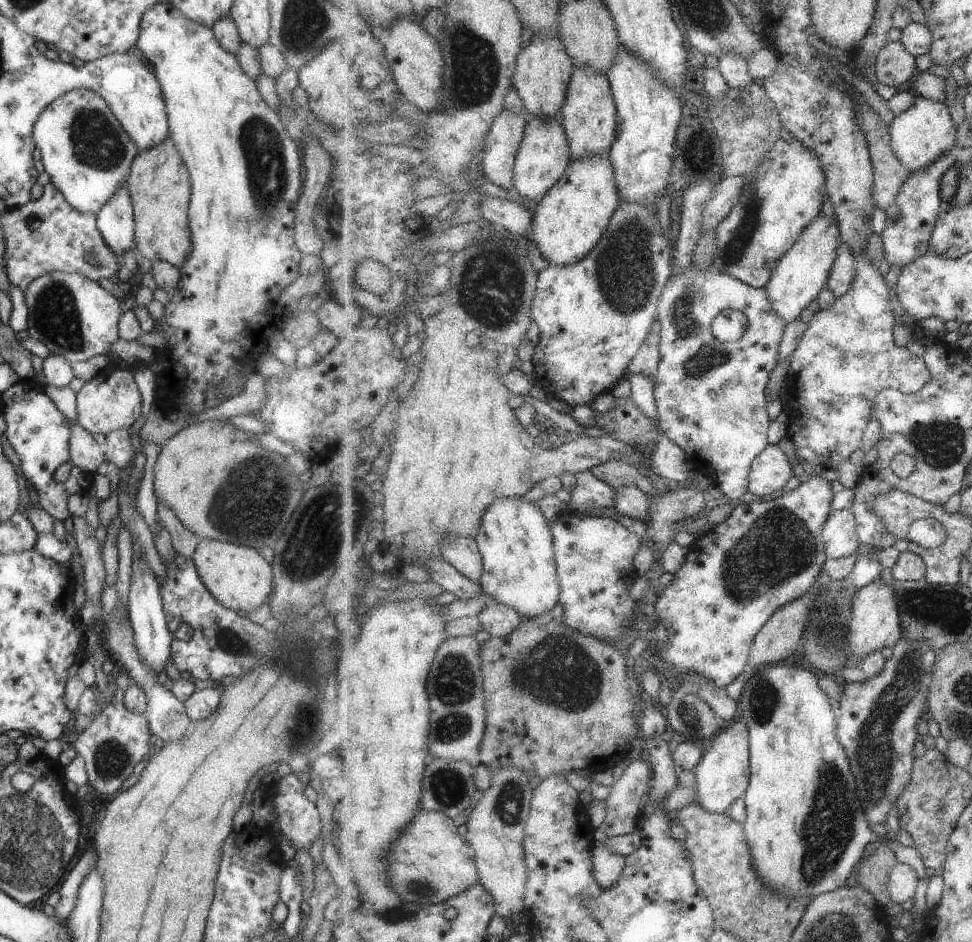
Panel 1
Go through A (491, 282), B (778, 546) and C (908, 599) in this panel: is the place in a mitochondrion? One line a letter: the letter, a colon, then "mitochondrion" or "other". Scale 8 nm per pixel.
A: mitochondrion
B: mitochondrion
C: mitochondrion

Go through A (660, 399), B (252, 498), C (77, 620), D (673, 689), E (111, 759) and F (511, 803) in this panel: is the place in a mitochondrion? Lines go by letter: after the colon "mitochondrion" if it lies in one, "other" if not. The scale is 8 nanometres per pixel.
A: other
B: mitochondrion
C: other
D: other
E: mitochondrion
F: mitochondrion

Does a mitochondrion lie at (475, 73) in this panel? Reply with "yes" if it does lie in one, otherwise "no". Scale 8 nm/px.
yes

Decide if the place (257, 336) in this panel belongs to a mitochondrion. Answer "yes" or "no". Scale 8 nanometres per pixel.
no

